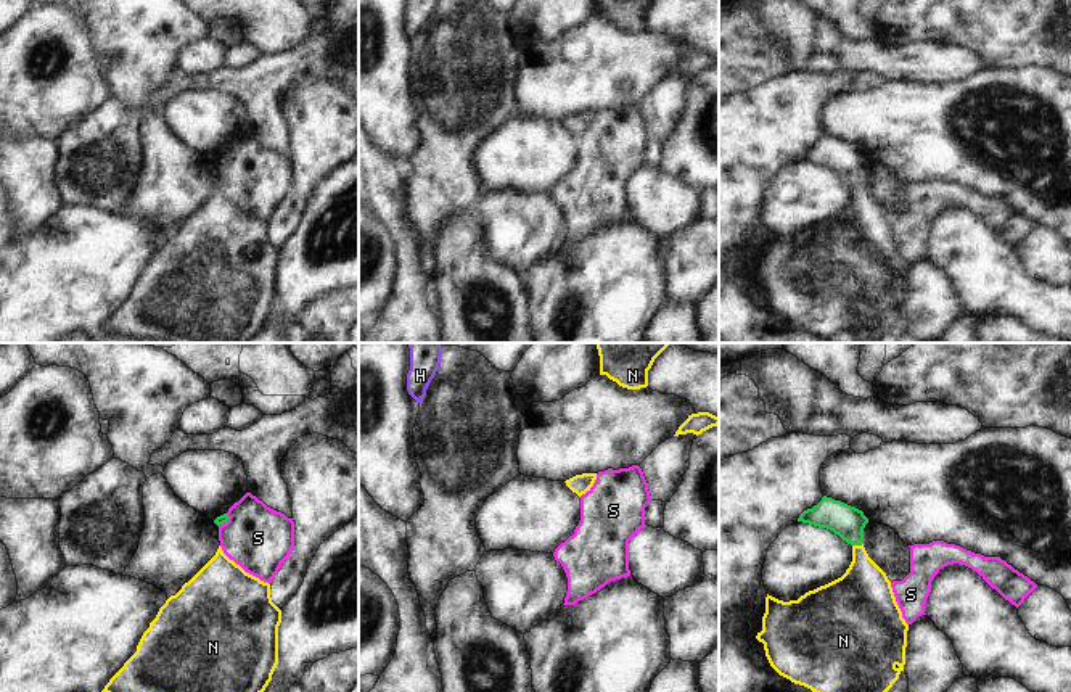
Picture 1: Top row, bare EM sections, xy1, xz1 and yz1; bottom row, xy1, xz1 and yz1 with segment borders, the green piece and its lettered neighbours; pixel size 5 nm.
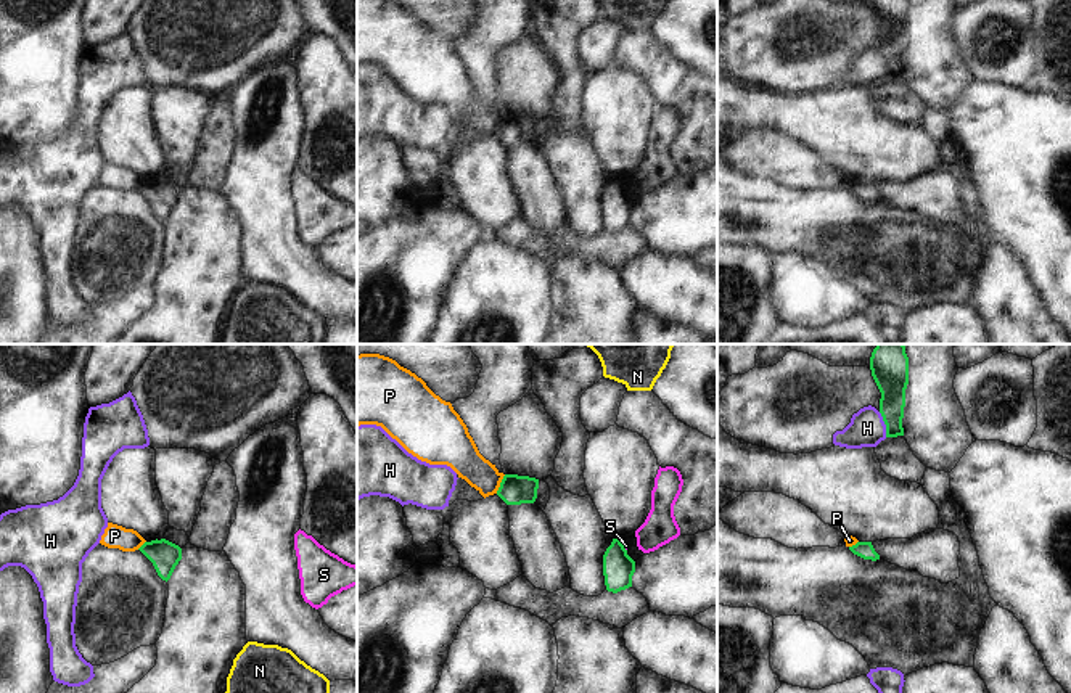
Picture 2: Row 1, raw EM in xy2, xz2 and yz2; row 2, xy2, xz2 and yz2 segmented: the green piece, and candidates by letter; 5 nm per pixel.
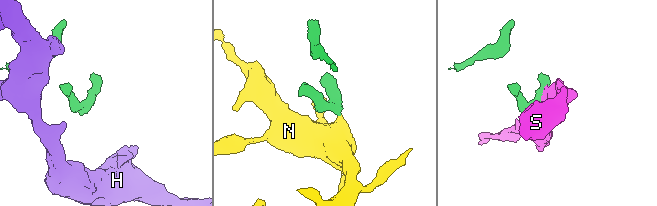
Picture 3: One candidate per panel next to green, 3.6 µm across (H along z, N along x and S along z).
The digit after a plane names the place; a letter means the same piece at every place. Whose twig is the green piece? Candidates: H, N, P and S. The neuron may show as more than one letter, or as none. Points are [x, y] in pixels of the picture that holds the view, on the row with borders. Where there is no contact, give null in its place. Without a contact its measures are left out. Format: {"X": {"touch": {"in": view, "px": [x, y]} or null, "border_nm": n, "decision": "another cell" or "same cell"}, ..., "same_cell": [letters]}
{"H": {"touch": {"in": "yz2", "px": [885, 423]}, "border_nm": 130, "decision": "another cell"}, "N": {"touch": {"in": "yz1", "px": [857, 544]}, "border_nm": 60, "decision": "same cell"}, "P": {"touch": {"in": "xz2", "px": [500, 484]}, "border_nm": 110, "decision": "another cell"}, "S": {"touch": {"in": "xy1", "px": [225, 522]}, "border_nm": 80, "decision": "another cell"}, "same_cell": ["N"]}

